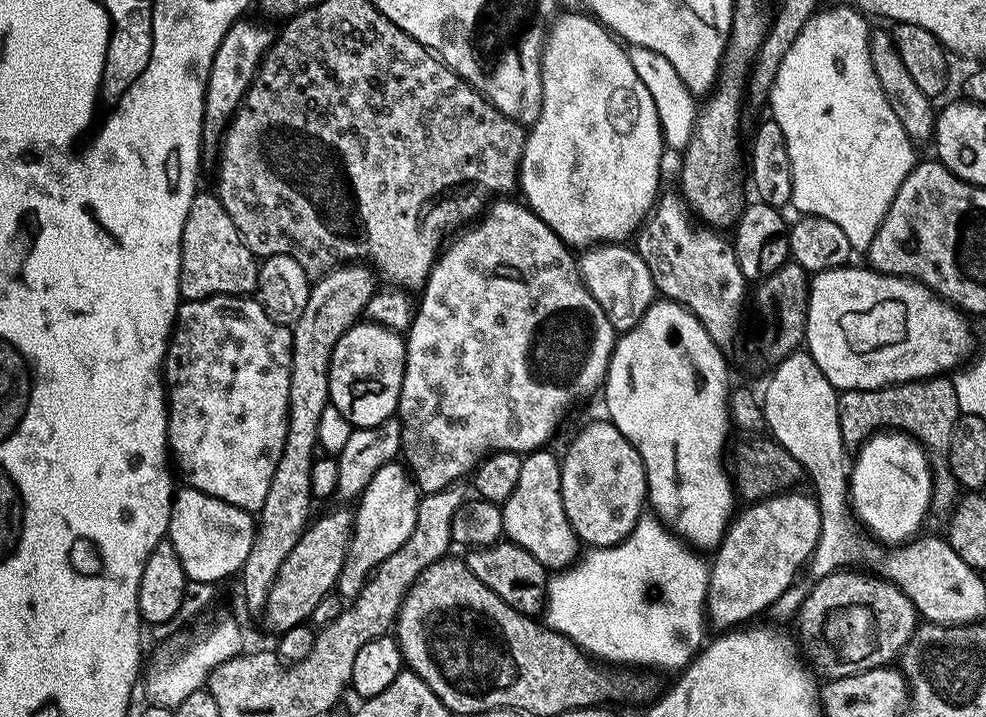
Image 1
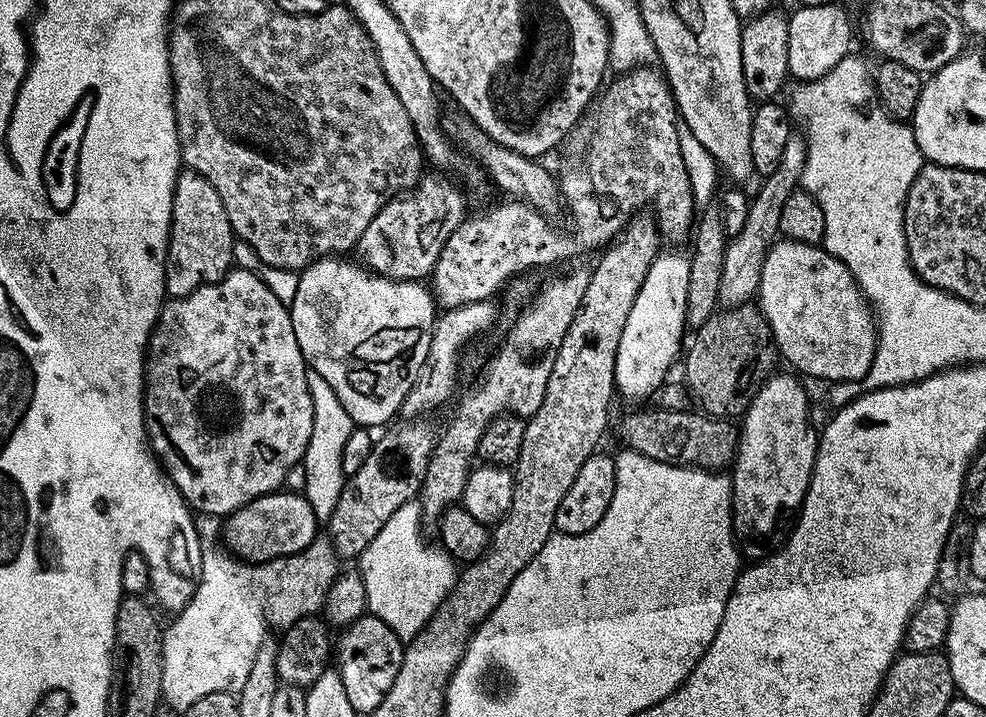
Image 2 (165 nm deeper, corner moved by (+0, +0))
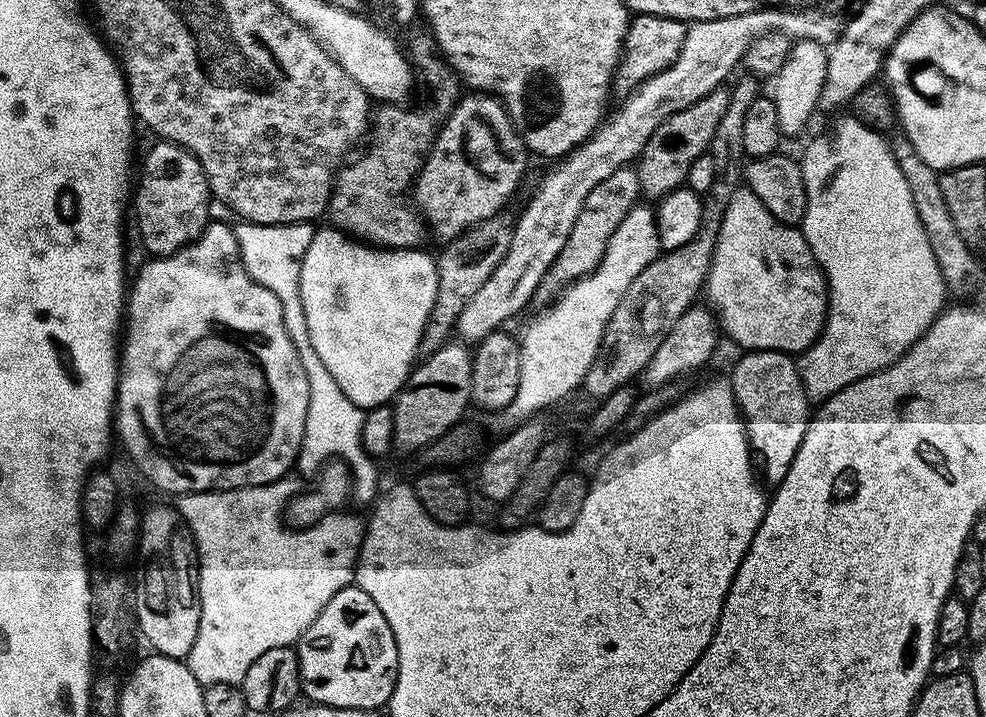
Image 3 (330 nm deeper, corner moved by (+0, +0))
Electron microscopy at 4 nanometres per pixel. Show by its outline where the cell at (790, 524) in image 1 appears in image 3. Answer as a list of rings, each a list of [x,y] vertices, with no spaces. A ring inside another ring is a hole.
[[[748,350],[743,355],[730,375],[736,407],[753,453],[764,459],[766,467],[777,468],[777,473],[783,474],[792,465],[810,419],[810,401],[800,380],[800,369],[786,352]]]

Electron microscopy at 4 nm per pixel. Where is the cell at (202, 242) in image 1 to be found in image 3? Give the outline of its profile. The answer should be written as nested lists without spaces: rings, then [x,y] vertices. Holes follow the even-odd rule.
[[[160,140],[156,142],[156,145],[149,150],[144,156],[144,165],[140,168],[140,185],[137,186],[136,192],[134,188],[134,200],[136,196],[136,228],[140,231],[140,240],[144,243],[144,248],[148,251],[149,257],[155,258],[157,256],[172,256],[177,252],[179,248],[184,248],[187,244],[193,244],[193,242],[201,236],[204,229],[208,227],[210,223],[210,217],[208,214],[208,206],[210,203],[210,193],[208,191],[208,179],[206,174],[202,170],[202,166],[198,162],[198,158],[194,158],[192,152],[188,152],[182,147],[181,144],[172,144],[168,140]]]

